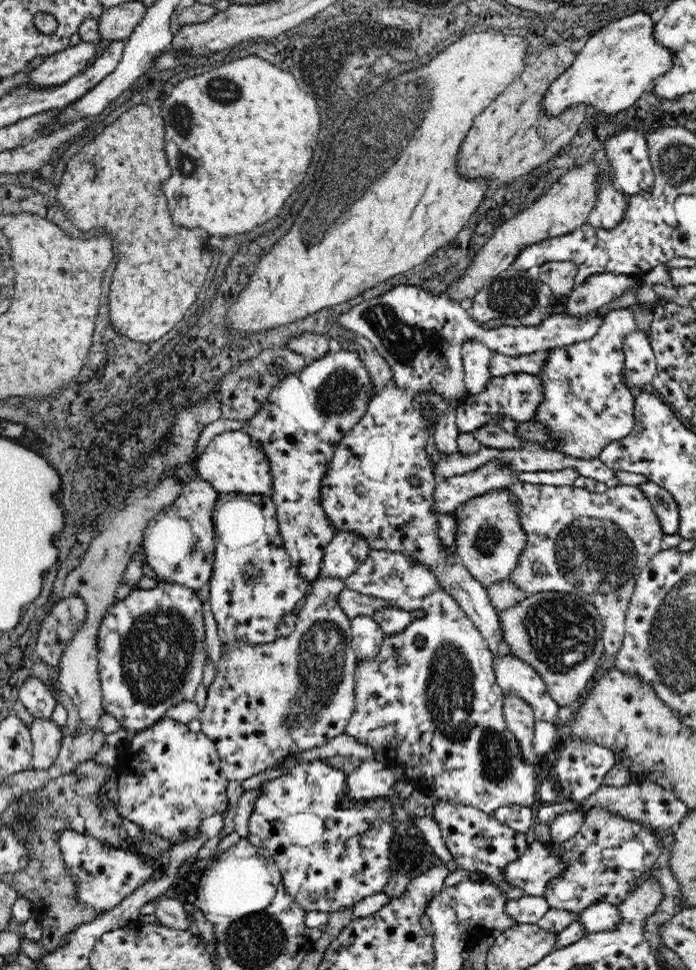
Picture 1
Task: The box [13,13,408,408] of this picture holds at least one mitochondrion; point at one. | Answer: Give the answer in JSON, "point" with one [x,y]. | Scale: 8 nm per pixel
{"point":[223,90]}

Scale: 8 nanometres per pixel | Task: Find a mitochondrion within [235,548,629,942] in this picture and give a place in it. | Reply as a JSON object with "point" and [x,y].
{"point":[450,686]}

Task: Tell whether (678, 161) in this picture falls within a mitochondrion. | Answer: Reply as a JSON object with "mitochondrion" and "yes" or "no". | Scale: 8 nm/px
{"mitochondrion":"yes"}

